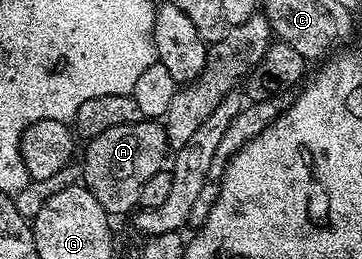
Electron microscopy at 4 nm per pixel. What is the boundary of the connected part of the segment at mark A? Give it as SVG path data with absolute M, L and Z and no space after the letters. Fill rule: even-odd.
M154 119L124 123L124 127L100 131L100 135L89 138L85 145L86 154L80 157L81 184L111 215L129 214L138 205L140 187L144 187L144 183L148 183L148 179L160 172L168 161L166 126Z

